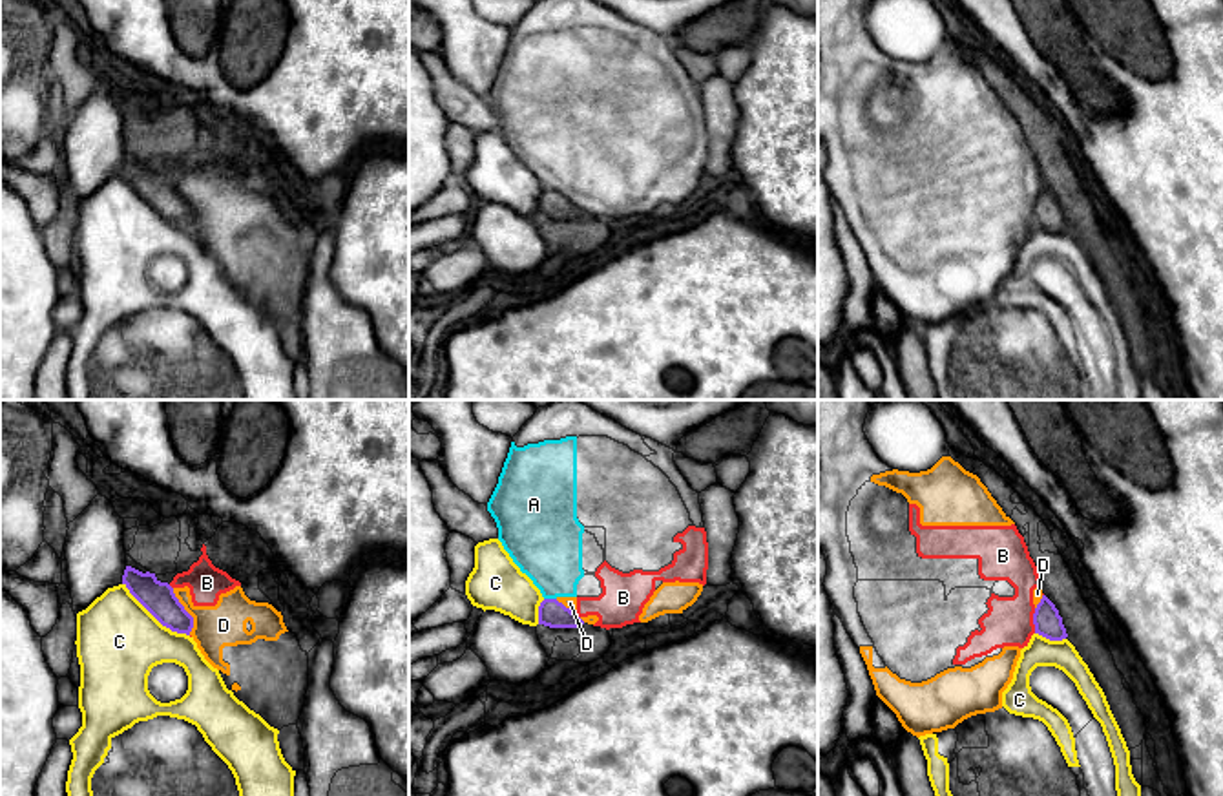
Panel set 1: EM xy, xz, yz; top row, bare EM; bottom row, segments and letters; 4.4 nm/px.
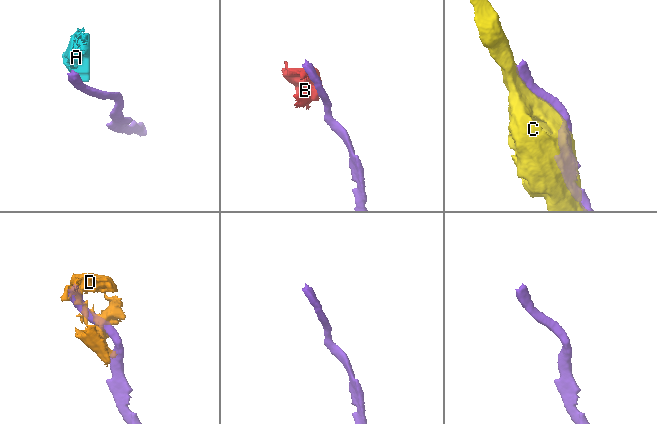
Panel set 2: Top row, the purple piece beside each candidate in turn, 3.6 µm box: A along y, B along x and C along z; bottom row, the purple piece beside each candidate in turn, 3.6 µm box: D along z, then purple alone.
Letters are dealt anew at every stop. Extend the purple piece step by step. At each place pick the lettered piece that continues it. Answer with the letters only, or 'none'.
none

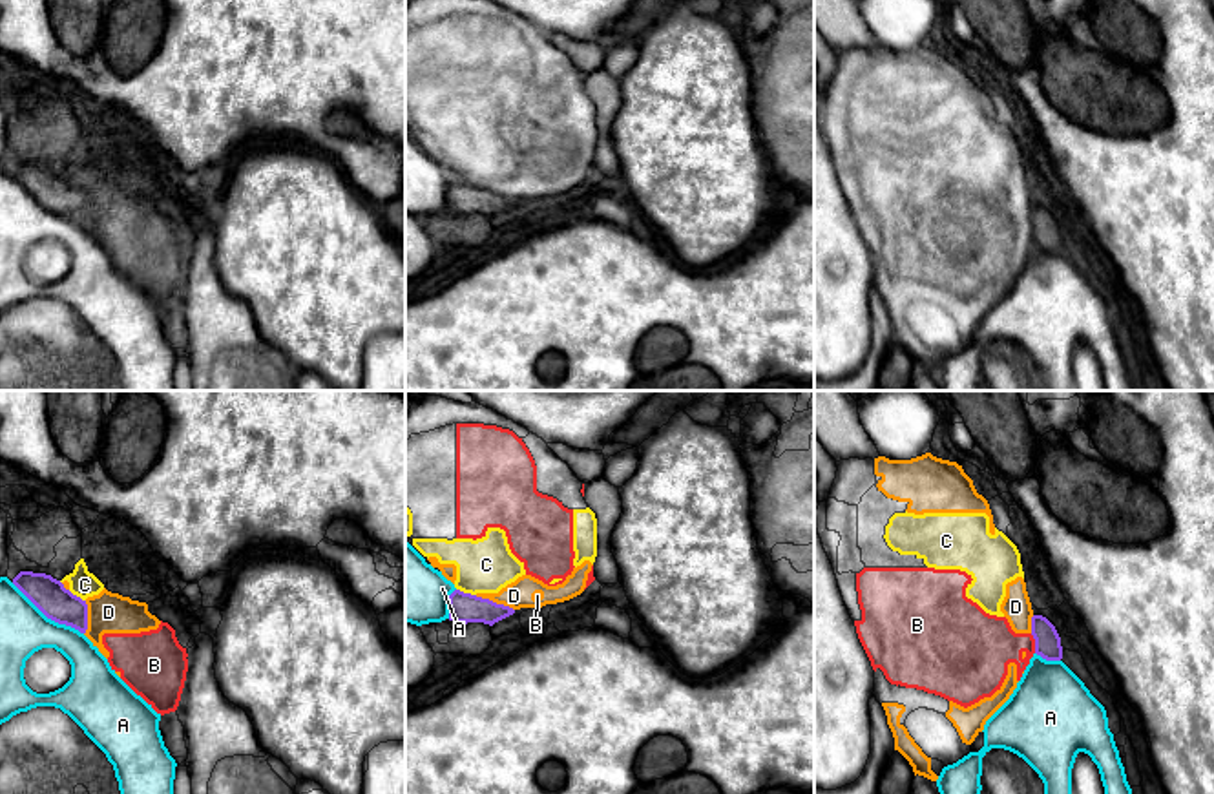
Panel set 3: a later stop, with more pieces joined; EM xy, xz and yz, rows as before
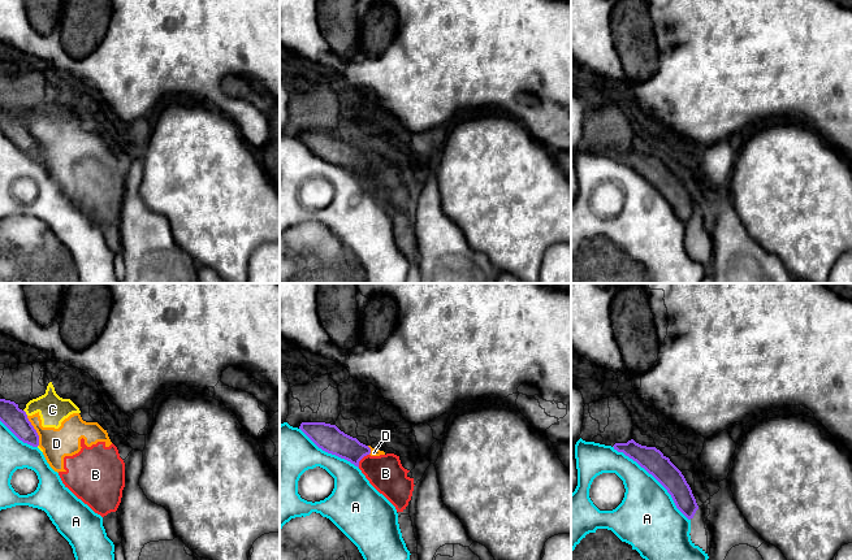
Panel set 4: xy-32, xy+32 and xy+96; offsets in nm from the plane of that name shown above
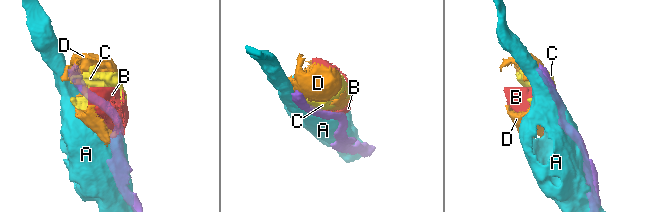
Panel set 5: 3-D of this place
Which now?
none

